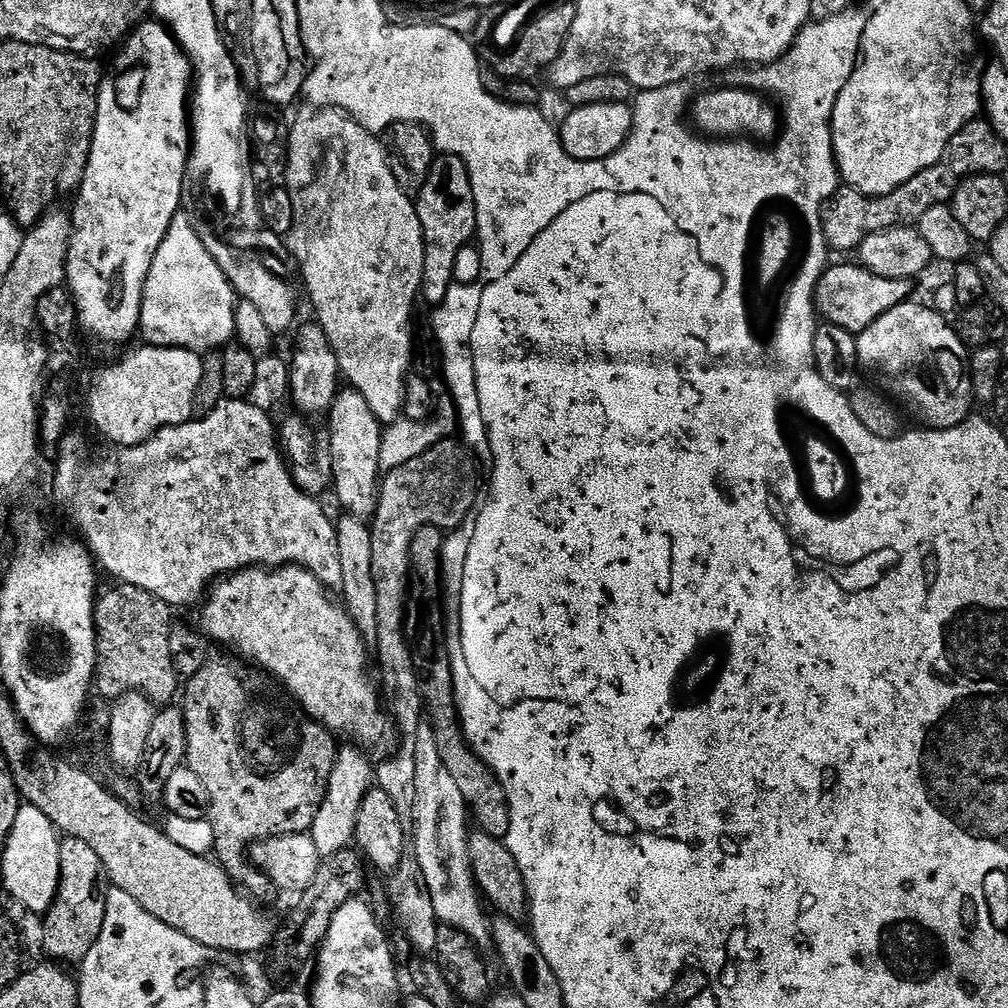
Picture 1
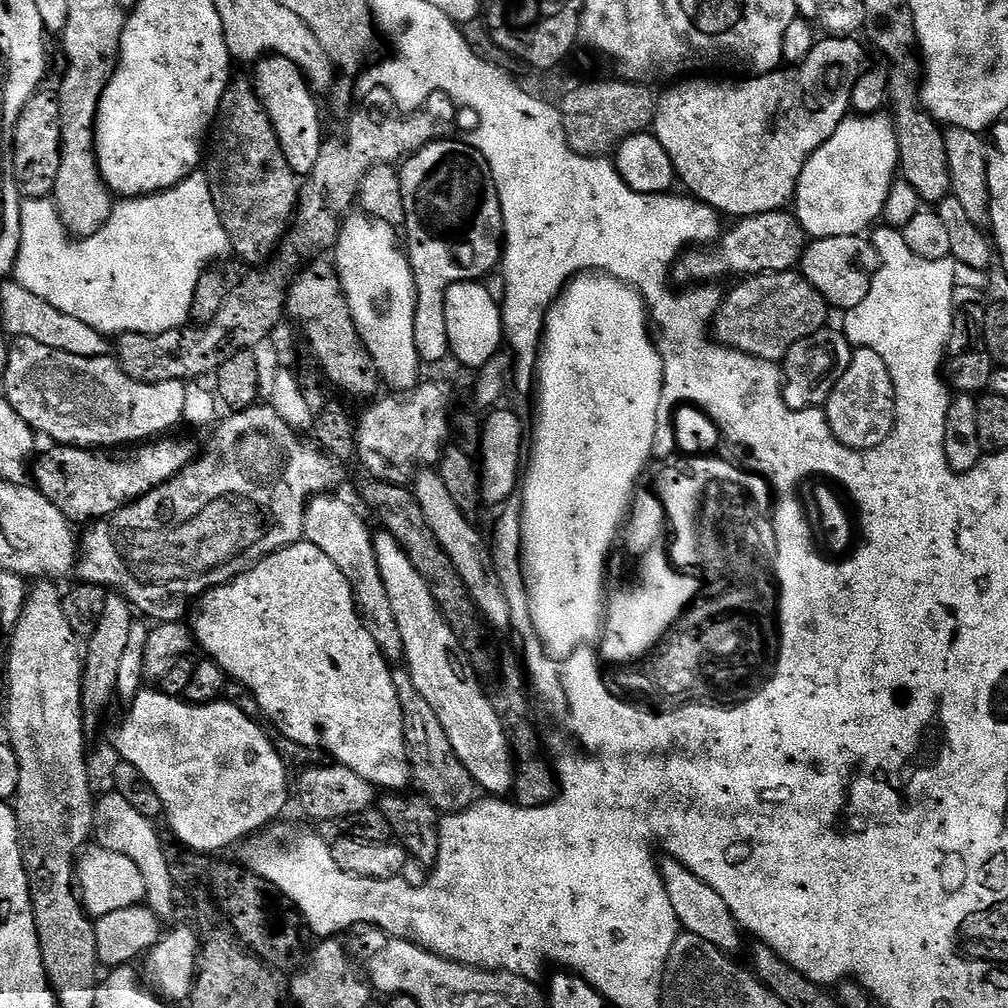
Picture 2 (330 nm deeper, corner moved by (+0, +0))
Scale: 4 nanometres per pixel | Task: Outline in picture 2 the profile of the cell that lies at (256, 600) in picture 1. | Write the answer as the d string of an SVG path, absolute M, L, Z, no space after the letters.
M302 539L296 544L279 548L274 554L258 561L253 568L247 568L242 575L234 577L229 584L223 584L205 592L199 600L195 601L191 609L190 627L195 643L204 651L203 655L207 659L216 661L229 681L237 680L236 684L245 693L250 694L252 700L256 699L257 706L272 719L273 726L277 728L275 731L279 735L290 738L296 744L317 749L321 753L329 752L332 755L329 757L335 763L354 770L358 778L366 778L366 782L370 782L377 790L404 790L407 789L404 787L408 783L410 785L413 783L414 769L408 750L408 736L404 733L404 706L394 686L390 661L382 654L378 642L370 638L370 630L366 630L366 626L361 622L350 582L342 574L342 570L334 566L333 560L326 554L322 554L322 550L318 550L318 546Z

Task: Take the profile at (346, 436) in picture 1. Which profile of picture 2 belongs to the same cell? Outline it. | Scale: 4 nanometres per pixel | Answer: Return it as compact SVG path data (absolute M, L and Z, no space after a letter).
M377 531L374 554L378 558L378 574L382 574L394 618L398 618L406 670L412 675L418 694L422 694L422 698L434 706L438 722L442 722L454 752L466 770L470 770L477 789L484 791L485 788L493 792L491 795L496 798L511 793L514 788L514 752L508 733L504 731L496 713L495 703L480 685L481 677L472 664L471 656L460 645L438 602L434 602L434 594L430 594L430 586L426 586L426 578L422 578L399 542L388 532Z

